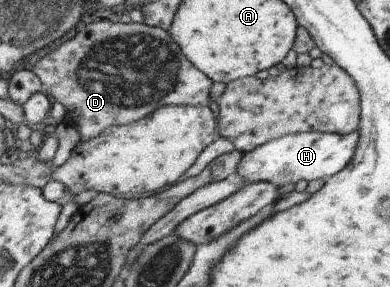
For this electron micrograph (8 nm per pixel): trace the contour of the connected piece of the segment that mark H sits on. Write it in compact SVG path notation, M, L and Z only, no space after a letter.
M356 130L350 135L339 133L320 133L319 131L300 132L294 135L286 135L280 139L273 139L260 145L252 151L244 152L244 159L240 161L240 167L236 173L244 181L258 183L268 181L278 187L289 183L298 183L302 179L318 181L329 180L336 173L346 169L357 155L360 147L361 133Z

